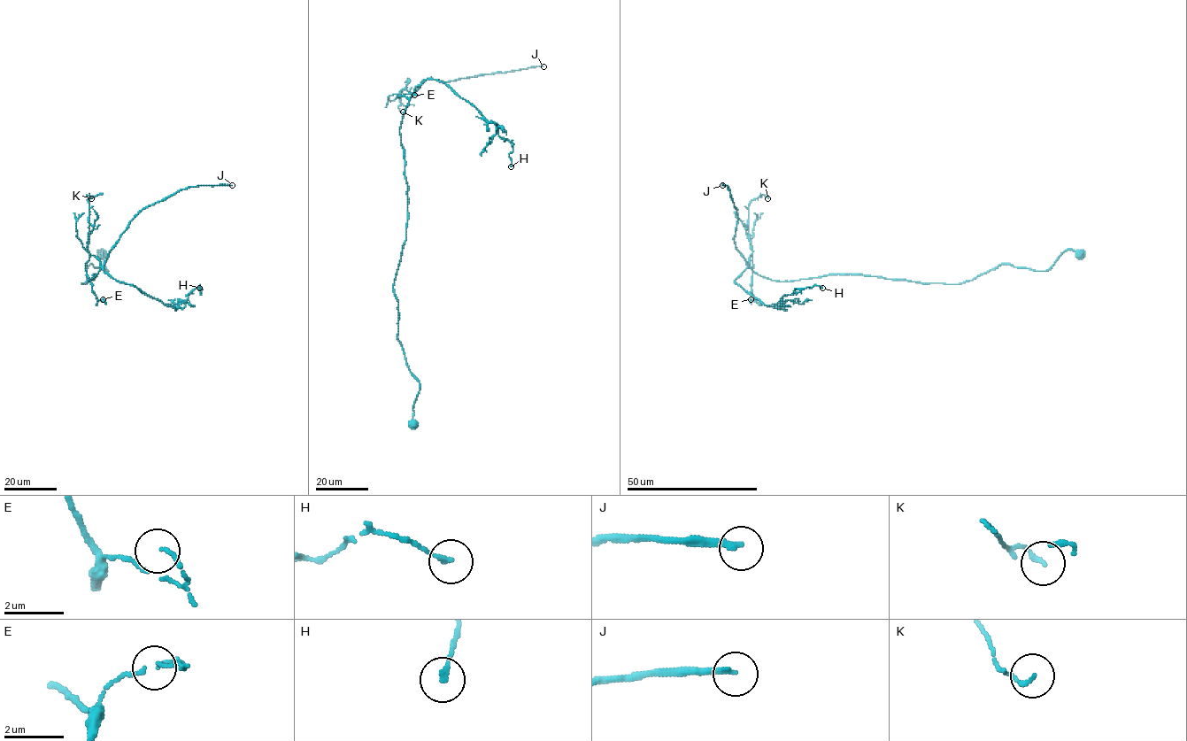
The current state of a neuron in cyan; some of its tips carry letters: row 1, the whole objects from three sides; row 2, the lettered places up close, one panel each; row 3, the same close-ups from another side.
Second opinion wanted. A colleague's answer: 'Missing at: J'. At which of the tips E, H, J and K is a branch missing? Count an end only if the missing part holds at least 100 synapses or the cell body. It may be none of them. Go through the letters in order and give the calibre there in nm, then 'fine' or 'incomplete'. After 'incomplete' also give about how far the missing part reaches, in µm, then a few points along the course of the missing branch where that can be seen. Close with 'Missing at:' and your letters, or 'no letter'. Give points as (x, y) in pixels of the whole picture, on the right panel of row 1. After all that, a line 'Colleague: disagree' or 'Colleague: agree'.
E: calibre 100 nm; fine
H: calibre 150 nm; fine
J: calibre 220 nm; incomplete; missing 180 µm; course (722, 185), (731, 189), (776, 96), (817, 79), (841, 57), (858, 63), (867, 9)
K: calibre 120 nm; fine
Missing at: J
Colleague: agree

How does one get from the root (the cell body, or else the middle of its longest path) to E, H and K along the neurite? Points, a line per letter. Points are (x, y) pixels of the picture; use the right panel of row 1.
E: (1080, 254), (951, 284), (777, 281), (751, 255), (751, 299)
H: (1080, 254), (951, 284), (777, 281), (750, 268), (735, 281), (775, 307), (822, 288)
K: (1080, 254), (951, 284), (777, 281), (750, 263), (748, 205), (767, 198)

